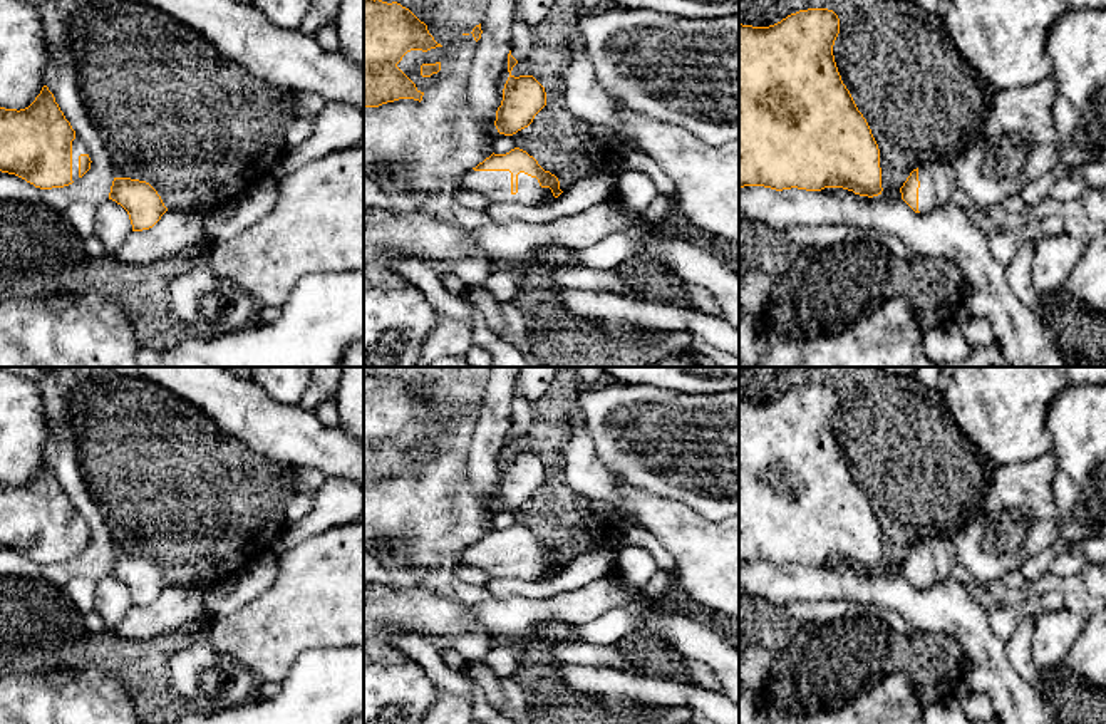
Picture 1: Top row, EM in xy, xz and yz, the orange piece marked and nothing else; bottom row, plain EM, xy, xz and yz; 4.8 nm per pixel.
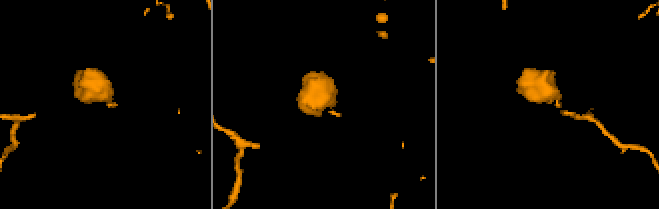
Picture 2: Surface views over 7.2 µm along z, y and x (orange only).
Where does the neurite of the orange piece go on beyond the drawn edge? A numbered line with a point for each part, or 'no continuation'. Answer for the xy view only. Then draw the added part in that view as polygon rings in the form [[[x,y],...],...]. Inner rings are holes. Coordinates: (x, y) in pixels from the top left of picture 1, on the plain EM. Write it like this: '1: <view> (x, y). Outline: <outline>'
1: xy (79, 522). Outline: [[[75,511],[72,516],[72,556],[75,558],[79,555],[79,531],[89,530],[89,525],[82,515]]]

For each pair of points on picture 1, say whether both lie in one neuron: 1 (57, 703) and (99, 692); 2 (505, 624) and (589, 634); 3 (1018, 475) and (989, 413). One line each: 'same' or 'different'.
1: same
2: different
3: different

